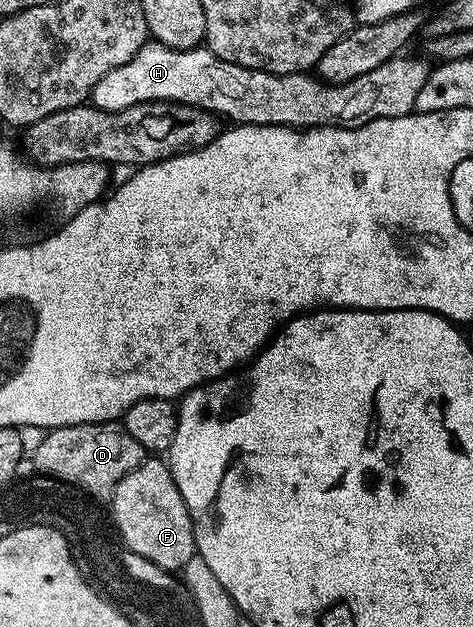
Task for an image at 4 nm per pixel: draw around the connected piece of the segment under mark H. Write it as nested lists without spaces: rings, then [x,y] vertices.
[[[148,43],[140,47],[129,63],[109,71],[109,75],[105,75],[105,79],[93,87],[89,101],[105,111],[121,111],[146,101],[176,101],[209,111],[220,119],[228,117],[231,120],[228,122],[240,125],[287,125],[291,129],[317,129],[333,125],[340,129],[355,129],[377,119],[403,117],[414,110],[417,95],[431,73],[432,66],[426,60],[418,61],[415,57],[407,56],[400,55],[392,61],[381,63],[381,67],[357,75],[349,82],[326,84],[310,72],[266,73],[263,69],[246,69],[213,55],[206,47],[170,49],[158,43]]]

